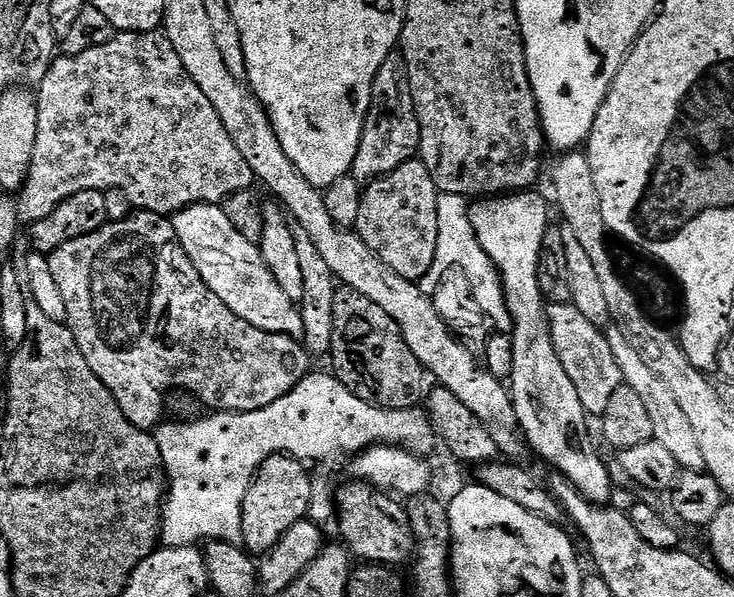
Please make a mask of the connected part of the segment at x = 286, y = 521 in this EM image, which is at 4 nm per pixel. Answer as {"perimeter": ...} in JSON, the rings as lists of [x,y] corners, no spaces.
{"perimeter":[[[280,453],[268,458],[257,471],[247,488],[241,510],[242,544],[249,553],[269,552],[286,530],[307,517],[312,505],[314,482],[305,468],[307,467],[301,461]]]}

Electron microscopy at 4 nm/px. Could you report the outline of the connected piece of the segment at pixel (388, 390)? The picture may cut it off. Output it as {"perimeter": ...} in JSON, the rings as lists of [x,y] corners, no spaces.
{"perimeter":[[[340,286],[337,287],[334,294],[332,313],[334,314],[334,338],[330,353],[333,368],[331,371],[336,379],[342,382],[342,386],[346,386],[346,390],[350,390],[350,394],[362,398],[362,402],[386,410],[406,410],[425,403],[426,373],[424,368],[418,362],[418,358],[414,358],[414,354],[410,354],[410,346],[406,346],[406,342],[402,338],[402,330],[398,330],[394,318],[390,318],[390,314],[386,314],[386,310],[374,306],[374,302],[370,302],[370,298],[358,294],[353,288]]]}

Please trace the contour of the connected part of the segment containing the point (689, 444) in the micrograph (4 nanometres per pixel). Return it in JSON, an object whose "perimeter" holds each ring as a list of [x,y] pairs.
{"perimeter":[[[609,331],[607,337],[610,350],[614,354],[614,362],[618,362],[621,381],[628,384],[630,390],[634,390],[634,394],[638,394],[638,398],[642,398],[642,402],[650,414],[650,422],[654,425],[652,439],[657,440],[662,447],[667,449],[667,452],[671,453],[671,457],[681,469],[689,472],[705,471],[702,450],[698,447],[698,438],[695,437],[694,430],[690,427],[686,413],[679,408],[677,400],[674,399],[674,394],[670,394],[670,390],[666,390],[666,382],[662,382],[662,378],[658,378],[650,370],[650,366],[646,366],[646,362],[642,362],[642,356],[638,354],[638,350],[634,350],[634,346],[630,346],[630,342],[626,342],[626,338],[621,336],[619,331]]]}

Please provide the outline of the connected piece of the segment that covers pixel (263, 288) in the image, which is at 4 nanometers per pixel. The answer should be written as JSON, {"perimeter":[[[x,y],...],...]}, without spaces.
{"perimeter":[[[192,204],[171,217],[174,234],[186,250],[194,270],[230,306],[238,318],[250,322],[250,326],[258,326],[258,330],[266,330],[274,334],[303,337],[302,314],[299,307],[283,293],[282,288],[262,258],[257,245],[246,242],[230,218],[226,218],[223,207],[218,204]]]}

